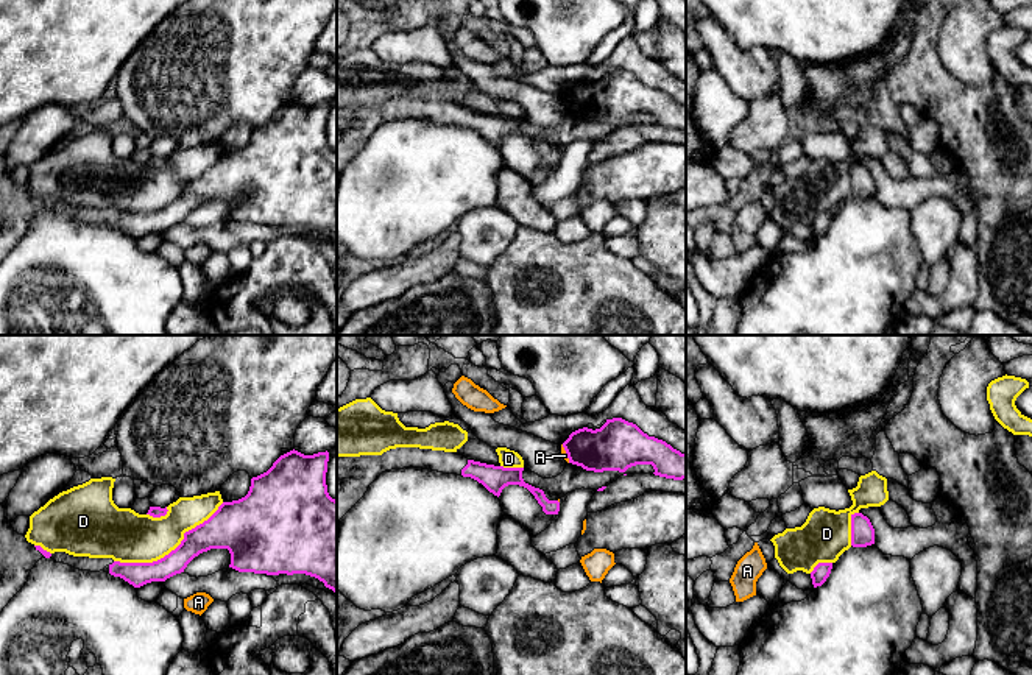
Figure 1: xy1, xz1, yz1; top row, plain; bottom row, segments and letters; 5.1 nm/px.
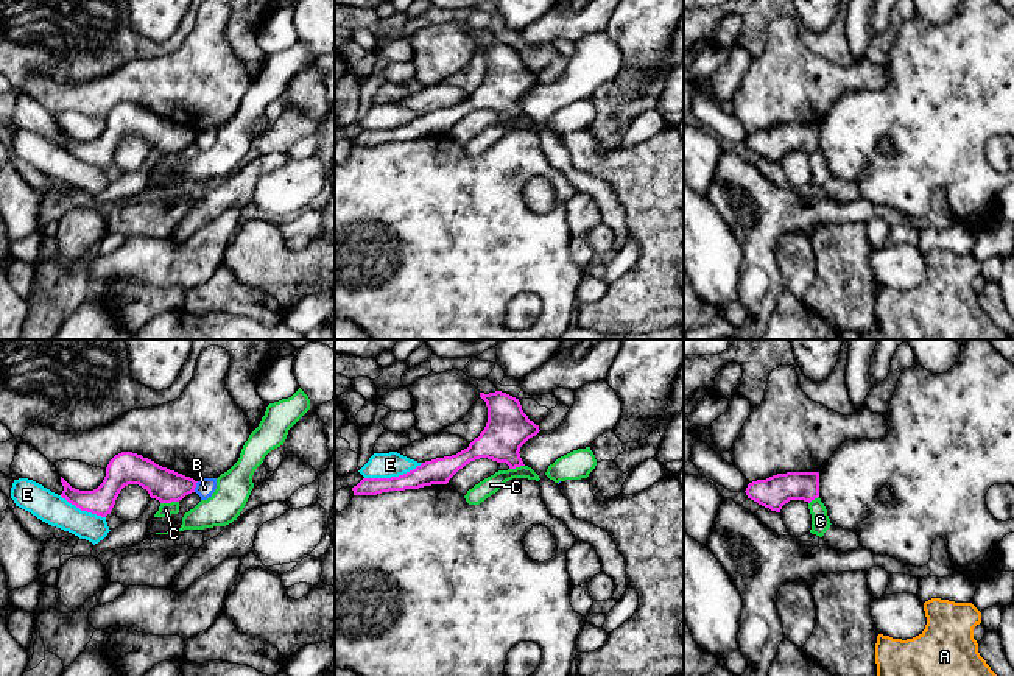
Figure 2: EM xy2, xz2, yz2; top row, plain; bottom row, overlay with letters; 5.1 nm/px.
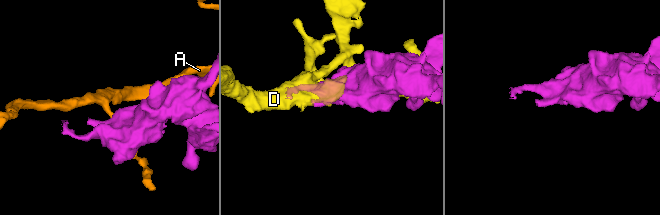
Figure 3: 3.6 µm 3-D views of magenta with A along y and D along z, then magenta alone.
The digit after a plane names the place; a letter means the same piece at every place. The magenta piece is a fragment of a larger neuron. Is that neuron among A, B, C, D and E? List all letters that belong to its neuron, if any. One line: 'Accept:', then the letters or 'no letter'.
Accept: no letter

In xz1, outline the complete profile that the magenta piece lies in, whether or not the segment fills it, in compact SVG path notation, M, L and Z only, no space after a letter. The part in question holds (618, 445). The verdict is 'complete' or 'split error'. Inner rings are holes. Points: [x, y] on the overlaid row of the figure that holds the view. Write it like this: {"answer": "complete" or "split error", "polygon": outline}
{"answer": "complete", "polygon": "M622 418L606 419L600 429L578 429L563 443L569 463L586 471L625 472L636 465L652 465L655 475L686 479L686 454L663 440L649 436Z"}

